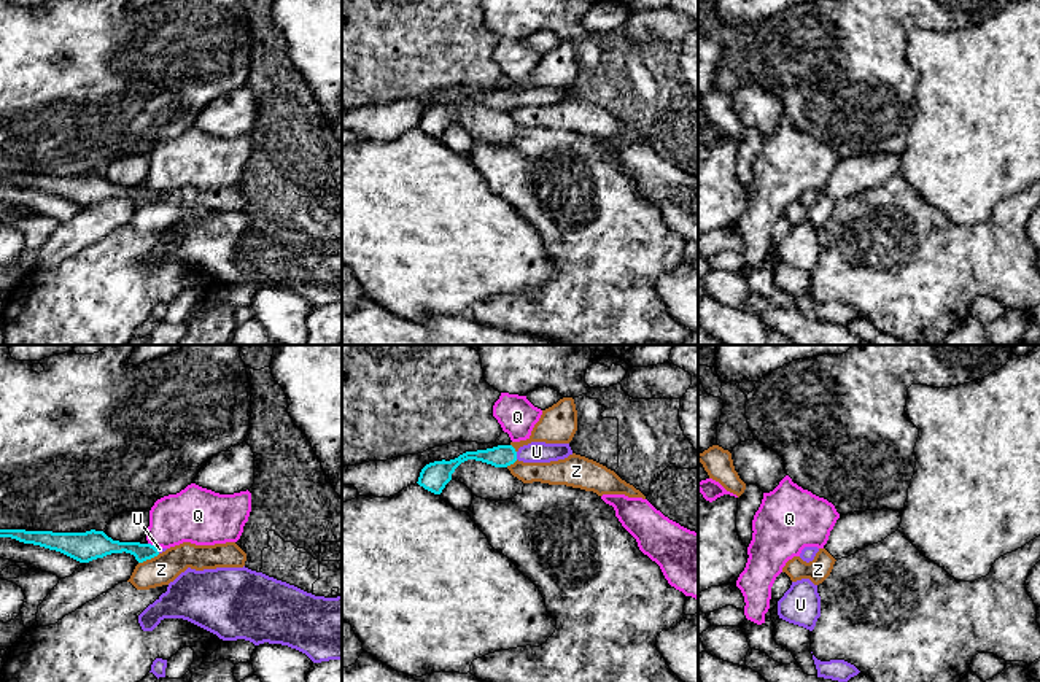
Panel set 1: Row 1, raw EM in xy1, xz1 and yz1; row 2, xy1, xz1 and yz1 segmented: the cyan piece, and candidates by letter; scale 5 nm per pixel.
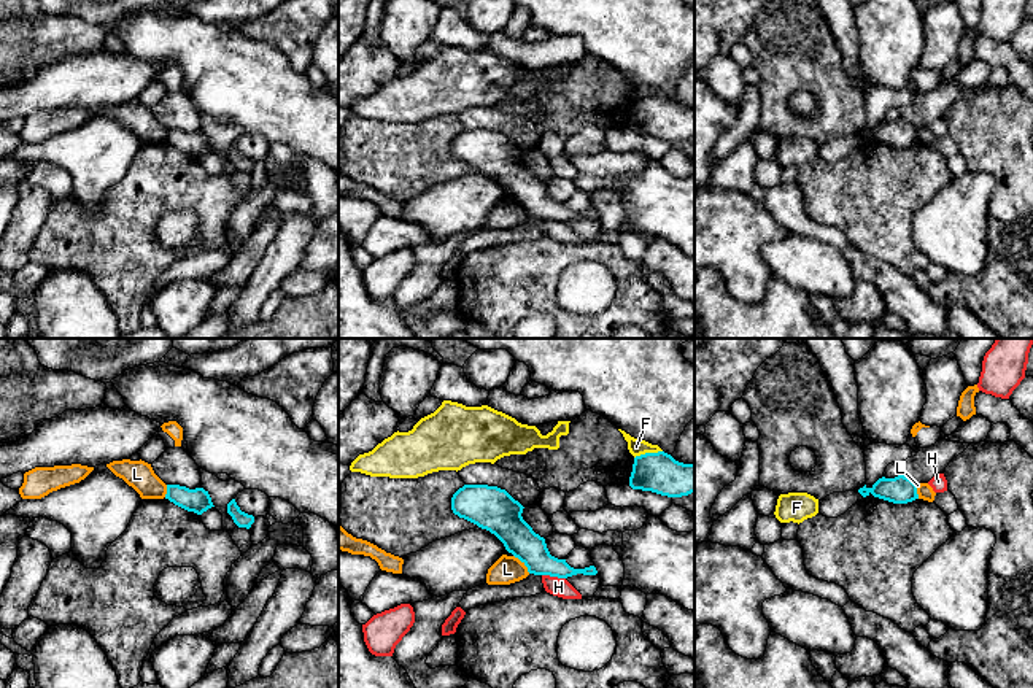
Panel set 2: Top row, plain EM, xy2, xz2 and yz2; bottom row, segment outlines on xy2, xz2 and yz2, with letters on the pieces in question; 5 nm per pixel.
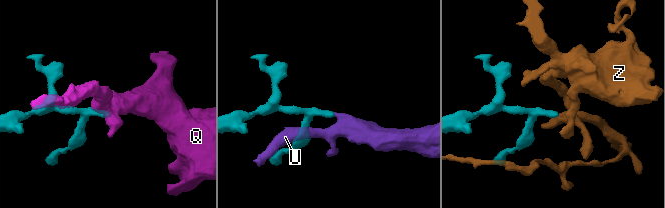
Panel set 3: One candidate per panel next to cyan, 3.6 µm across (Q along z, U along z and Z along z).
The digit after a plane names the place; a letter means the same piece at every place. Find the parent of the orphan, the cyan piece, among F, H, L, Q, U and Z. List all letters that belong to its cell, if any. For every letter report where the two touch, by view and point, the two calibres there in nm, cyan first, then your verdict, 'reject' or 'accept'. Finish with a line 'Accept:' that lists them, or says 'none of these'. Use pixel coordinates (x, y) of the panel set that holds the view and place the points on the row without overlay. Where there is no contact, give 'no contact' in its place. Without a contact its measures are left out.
F: meets cyan in xz2 at (647, 97); 200 nm thick on the cyan side, 90 nm on the other; reject
H: meets cyan in xz2 at (553, 220); 160 nm thick on the cyan side, 100 nm on the other; reject
L: meets cyan in xz2 at (525, 208); 180 nm thick on the cyan side, 140 nm on the other; reject
Q: meets cyan in xy1 at (153, 189); 100 nm thick on the cyan side, 280 nm on the other; reject
U: meets cyan in xz1 at (516, 99); 110 nm thick on the cyan side, 110 nm on the other; accept
Z: meets cyan in xy1 at (148, 202); 120 nm thick on the cyan side, 150 nm on the other; reject
Accept: U

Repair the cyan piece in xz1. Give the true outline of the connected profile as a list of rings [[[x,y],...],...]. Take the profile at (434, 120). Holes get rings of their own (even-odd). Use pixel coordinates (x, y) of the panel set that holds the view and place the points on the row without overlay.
[[[531,86],[518,94],[512,89],[498,89],[487,94],[466,95],[450,105],[429,107],[421,113],[417,127],[434,138],[440,138],[452,124],[455,113],[468,103],[482,105],[495,111],[507,111],[517,103],[523,107],[550,107],[565,103],[569,99],[572,99],[569,87]]]

